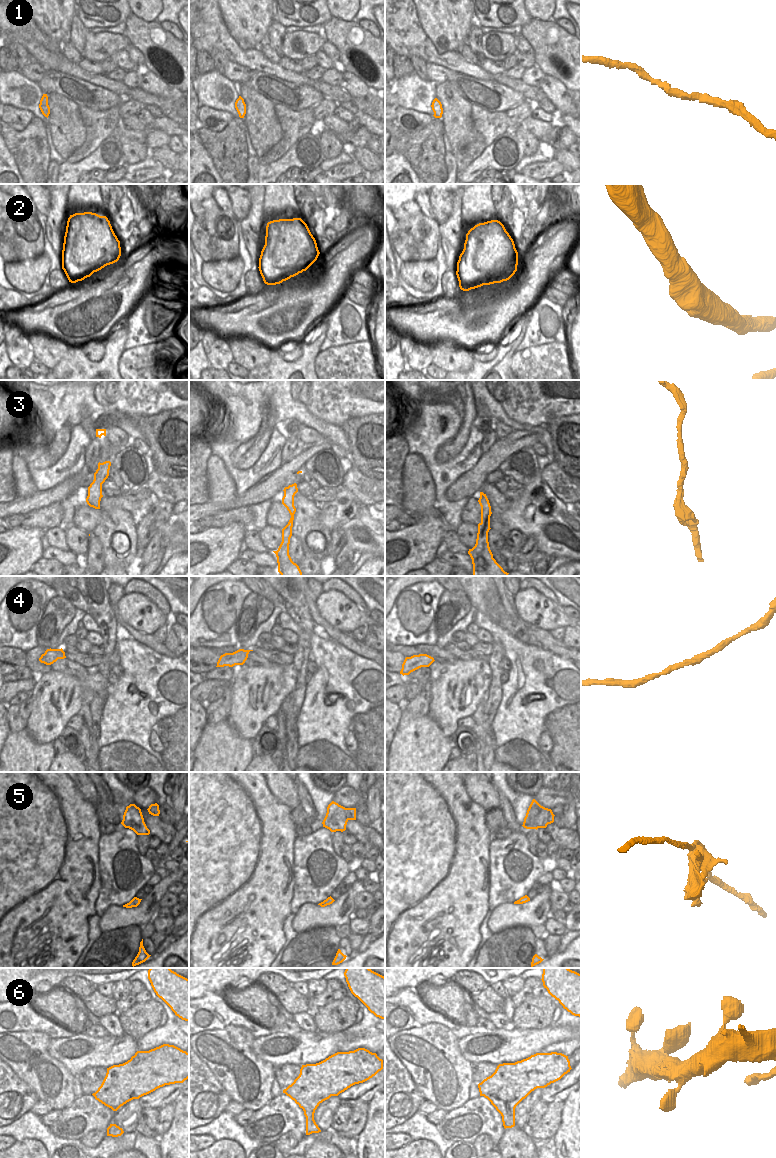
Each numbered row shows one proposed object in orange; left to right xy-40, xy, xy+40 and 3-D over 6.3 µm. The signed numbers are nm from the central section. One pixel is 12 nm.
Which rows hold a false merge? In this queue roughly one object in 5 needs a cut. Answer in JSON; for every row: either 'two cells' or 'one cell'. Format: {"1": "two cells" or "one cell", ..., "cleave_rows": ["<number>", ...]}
{"1": "one cell", "2": "one cell", "3": "one cell", "4": "one cell", "5": "two cells", "6": "one cell", "cleave_rows": ["5"]}

